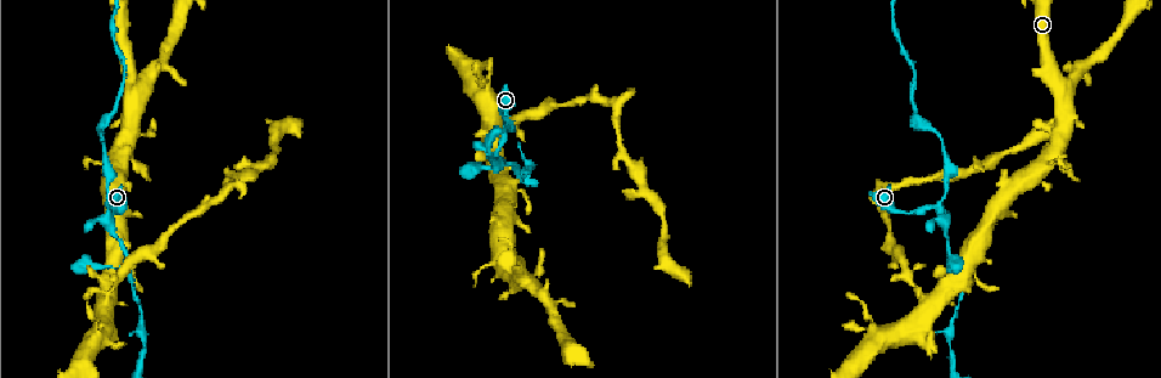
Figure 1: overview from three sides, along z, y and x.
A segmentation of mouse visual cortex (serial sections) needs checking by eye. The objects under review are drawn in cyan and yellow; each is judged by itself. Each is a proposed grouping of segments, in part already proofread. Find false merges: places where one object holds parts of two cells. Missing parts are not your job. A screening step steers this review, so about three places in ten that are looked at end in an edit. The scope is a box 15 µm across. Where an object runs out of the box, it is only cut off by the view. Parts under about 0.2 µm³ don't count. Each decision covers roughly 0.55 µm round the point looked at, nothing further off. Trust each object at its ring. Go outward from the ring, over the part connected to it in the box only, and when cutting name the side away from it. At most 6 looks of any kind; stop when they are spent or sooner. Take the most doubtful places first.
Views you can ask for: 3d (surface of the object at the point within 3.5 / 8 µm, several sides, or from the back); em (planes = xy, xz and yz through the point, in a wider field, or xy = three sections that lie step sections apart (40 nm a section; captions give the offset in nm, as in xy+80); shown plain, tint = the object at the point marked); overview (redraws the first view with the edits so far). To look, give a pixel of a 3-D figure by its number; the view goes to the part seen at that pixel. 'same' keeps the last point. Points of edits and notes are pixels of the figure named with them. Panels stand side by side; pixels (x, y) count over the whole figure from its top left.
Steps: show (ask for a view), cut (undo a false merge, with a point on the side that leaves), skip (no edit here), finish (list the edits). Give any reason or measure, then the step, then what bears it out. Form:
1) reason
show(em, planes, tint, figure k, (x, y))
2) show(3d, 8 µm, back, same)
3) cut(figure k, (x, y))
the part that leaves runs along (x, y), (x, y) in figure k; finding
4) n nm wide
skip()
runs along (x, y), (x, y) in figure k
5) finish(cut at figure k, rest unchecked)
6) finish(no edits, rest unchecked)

show(3d, 3.5 µm, figure 1, (934, 206))

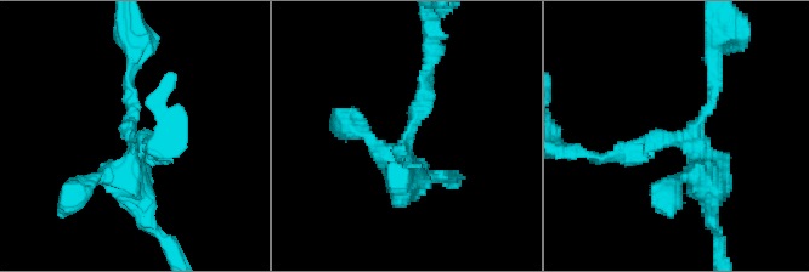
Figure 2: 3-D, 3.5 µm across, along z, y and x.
show(em, xy, step 3, tint, figure 2, (684, 140))

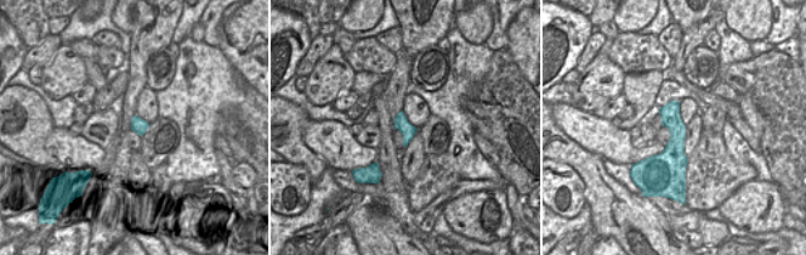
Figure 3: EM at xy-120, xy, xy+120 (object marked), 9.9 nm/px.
skip()
runs along (612, 154), (684, 140), (712, 210) in figure 2; one cell here

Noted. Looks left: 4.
three-way junction
show(3d, 3.5 µm, figure 1, (512, 168))

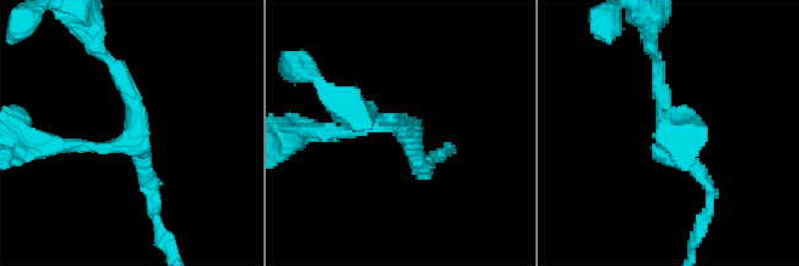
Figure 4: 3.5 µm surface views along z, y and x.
now the EM
show(em, xy, step 5, tint, figure 4, (133, 142))

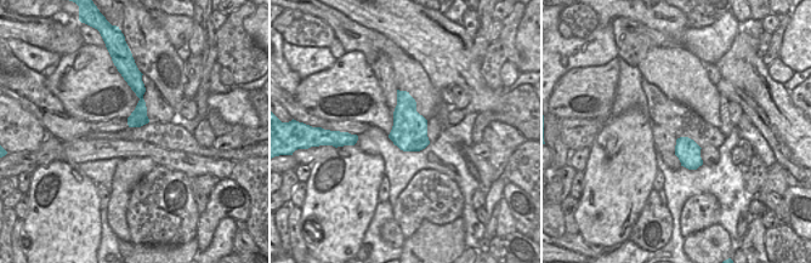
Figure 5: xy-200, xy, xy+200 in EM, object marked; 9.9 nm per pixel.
arms of 150, 150, 200 nm
skip()
runs along (657, 66), (669, 141), (707, 182), (710, 204) in figure 4; continuous, no second cell

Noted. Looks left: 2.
a narrow waist
show(3d, 3.5 µm, figure 1, (104, 301))

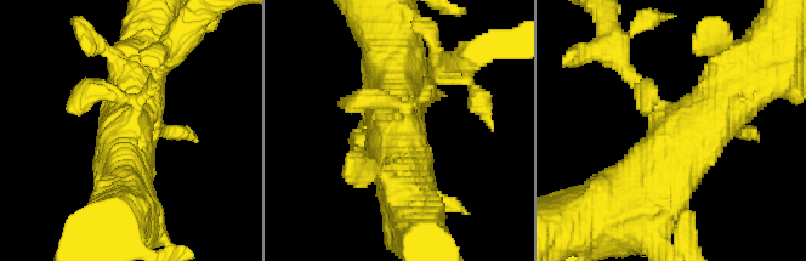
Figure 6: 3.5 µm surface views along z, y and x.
show(em, xy, step 3, tint, figure 6, (671, 122))

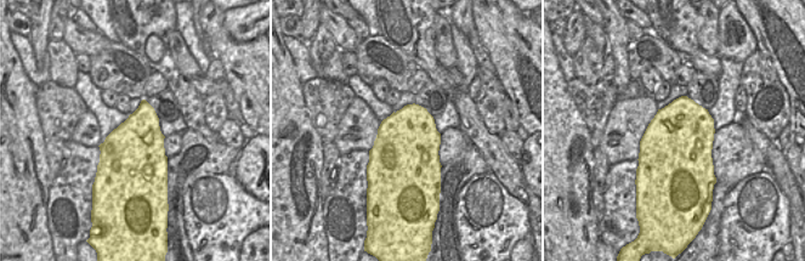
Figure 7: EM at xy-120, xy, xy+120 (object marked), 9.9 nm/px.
650 nm wide
skip()
runs along (749, 66), (647, 193) in figure 6; all the same cell

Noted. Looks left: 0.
finish(no edits, rest unchecked)

